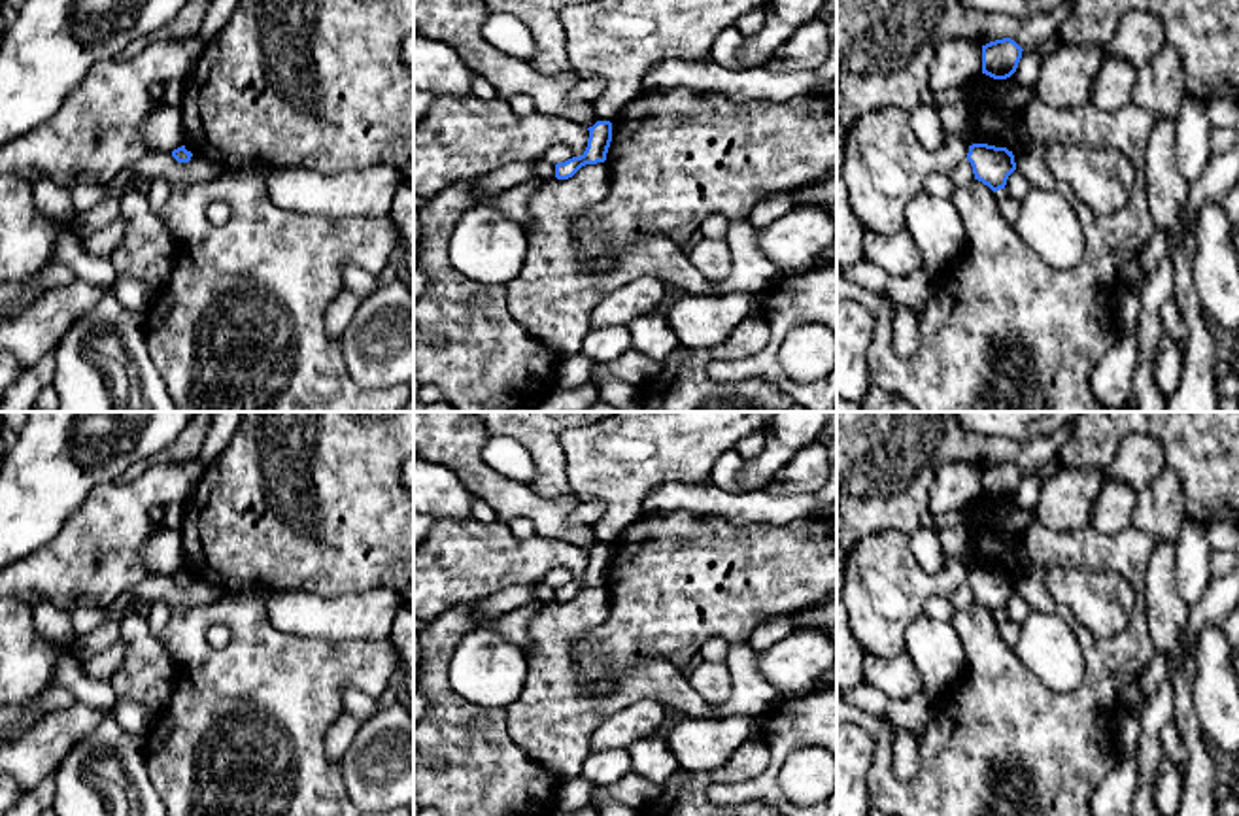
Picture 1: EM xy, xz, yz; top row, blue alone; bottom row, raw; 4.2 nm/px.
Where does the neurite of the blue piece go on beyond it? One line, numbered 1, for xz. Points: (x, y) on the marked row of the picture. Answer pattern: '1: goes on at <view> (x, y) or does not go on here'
1: does not go on here

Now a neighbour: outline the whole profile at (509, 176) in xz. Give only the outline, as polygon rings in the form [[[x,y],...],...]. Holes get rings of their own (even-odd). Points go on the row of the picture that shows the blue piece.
[[[521,161],[493,170],[474,179],[474,191],[480,196],[491,196],[506,189],[514,189],[516,185],[533,179],[533,164],[535,162]]]

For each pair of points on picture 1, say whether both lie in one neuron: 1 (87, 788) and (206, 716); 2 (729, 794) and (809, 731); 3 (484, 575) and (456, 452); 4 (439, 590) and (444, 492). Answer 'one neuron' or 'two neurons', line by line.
1: two neurons
2: one neuron
3: two neurons
4: two neurons

